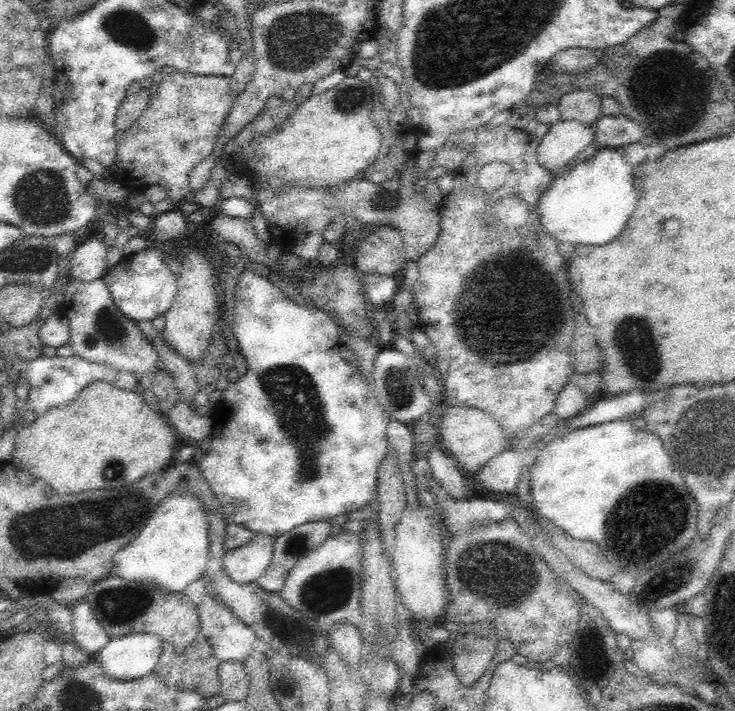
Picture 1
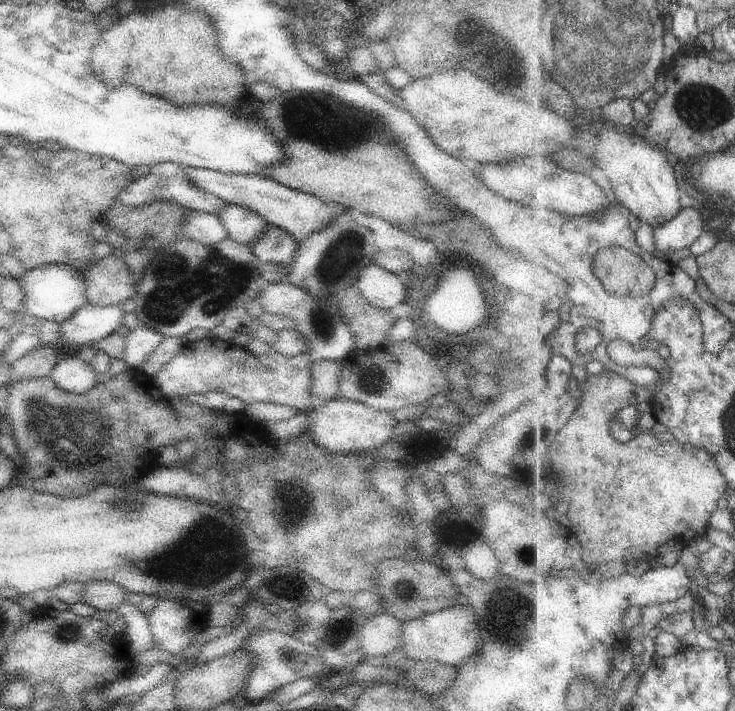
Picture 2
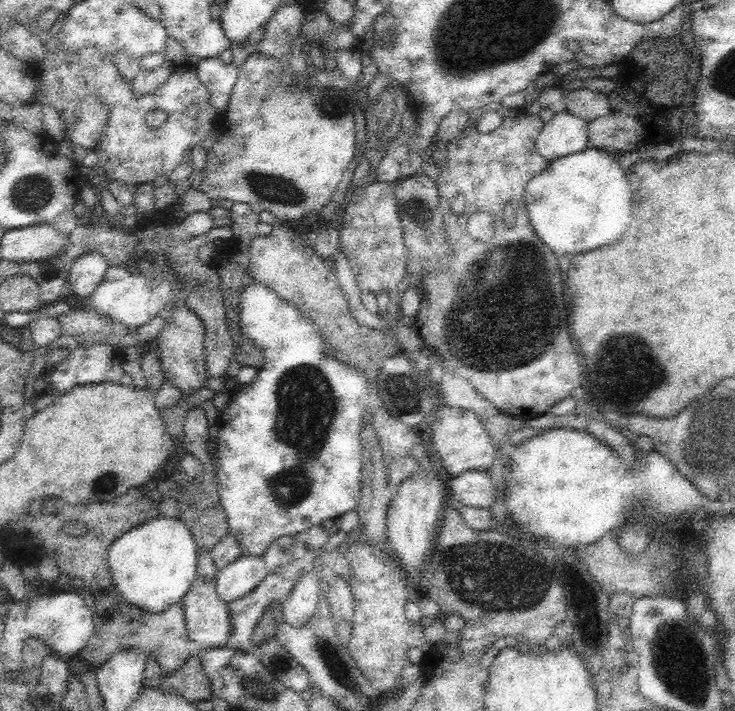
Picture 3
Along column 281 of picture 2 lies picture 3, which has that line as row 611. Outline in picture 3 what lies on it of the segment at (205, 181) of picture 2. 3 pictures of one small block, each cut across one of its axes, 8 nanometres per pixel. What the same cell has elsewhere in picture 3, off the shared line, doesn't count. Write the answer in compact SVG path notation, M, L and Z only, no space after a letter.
M198 549L197 574L192 582L190 590L186 592L182 603L184 605L184 616L188 636L194 641L199 649L226 647L226 642L232 636L232 615L228 609L228 603L218 597L216 592L216 576L219 569L216 567L211 549Z

